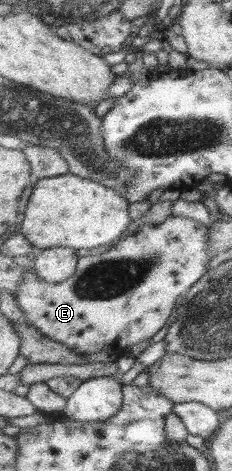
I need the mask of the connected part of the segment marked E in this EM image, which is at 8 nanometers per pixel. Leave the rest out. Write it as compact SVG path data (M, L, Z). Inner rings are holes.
M173 215L159 225L143 224L136 233L122 239L104 254L80 257L78 272L63 283L43 281L32 261L25 266L25 283L16 295L17 300L28 315L30 323L47 337L67 344L80 354L106 351L116 358L117 351L153 339L169 323L177 299L191 292L206 276L212 258L209 229L211 227L197 219Z

